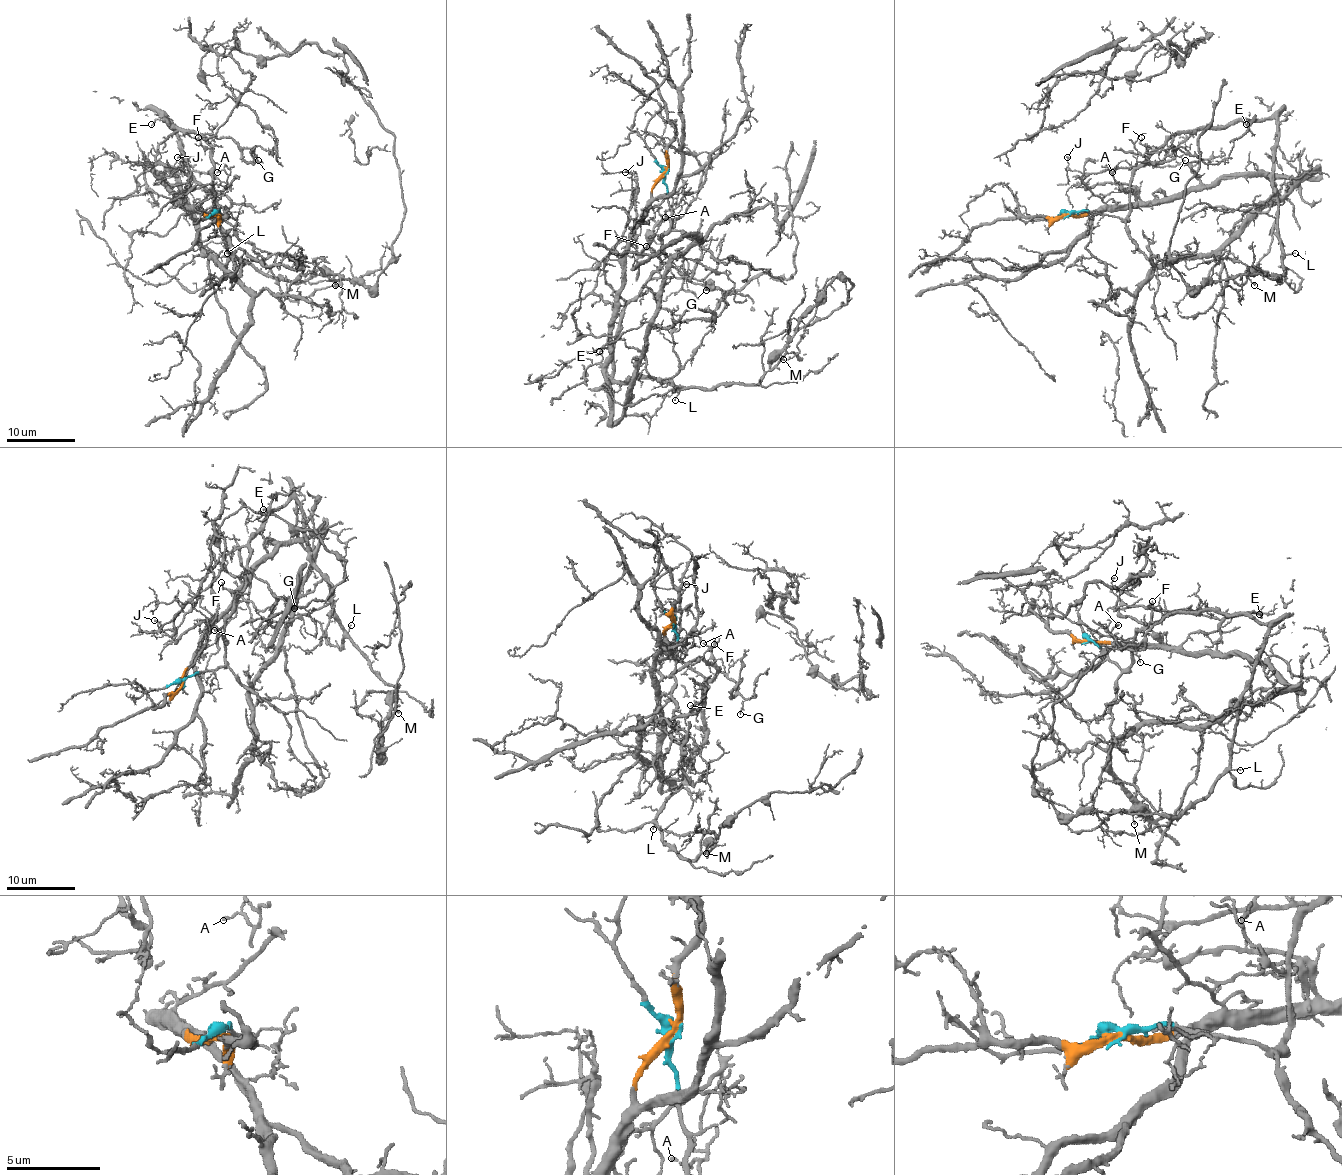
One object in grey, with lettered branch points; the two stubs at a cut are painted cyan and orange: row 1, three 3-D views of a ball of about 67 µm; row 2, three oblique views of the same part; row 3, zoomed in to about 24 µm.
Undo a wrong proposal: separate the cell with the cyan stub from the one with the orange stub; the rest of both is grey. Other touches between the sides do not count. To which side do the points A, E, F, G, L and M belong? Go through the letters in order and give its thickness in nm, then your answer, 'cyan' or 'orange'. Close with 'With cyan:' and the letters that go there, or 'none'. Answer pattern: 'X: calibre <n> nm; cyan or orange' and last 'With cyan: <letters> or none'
A: calibre 130 nm; cyan
E: calibre 120 nm; cyan
F: calibre 90 nm; cyan
G: calibre 70 nm; cyan
L: calibre 120 nm; cyan
M: calibre 160 nm; cyan
With cyan: A, E, F, G, L, M

